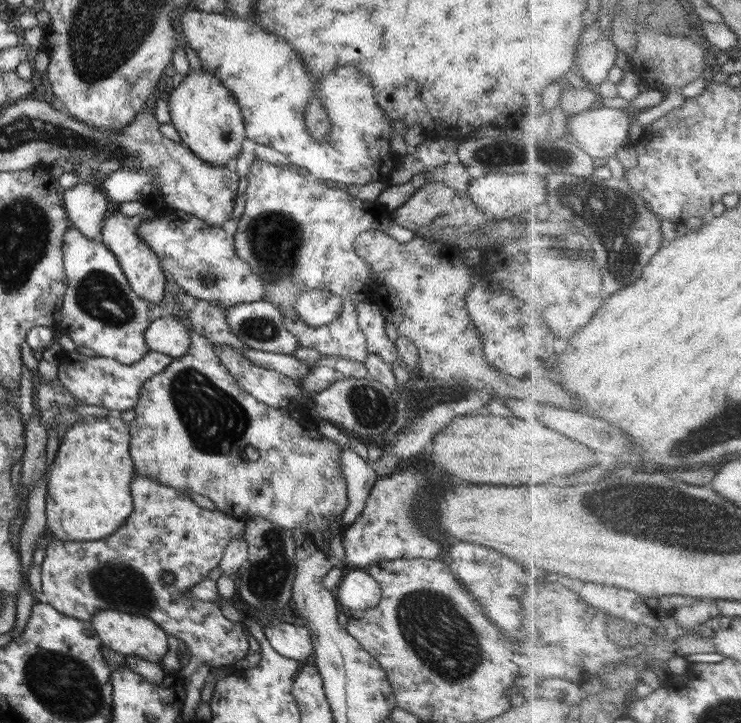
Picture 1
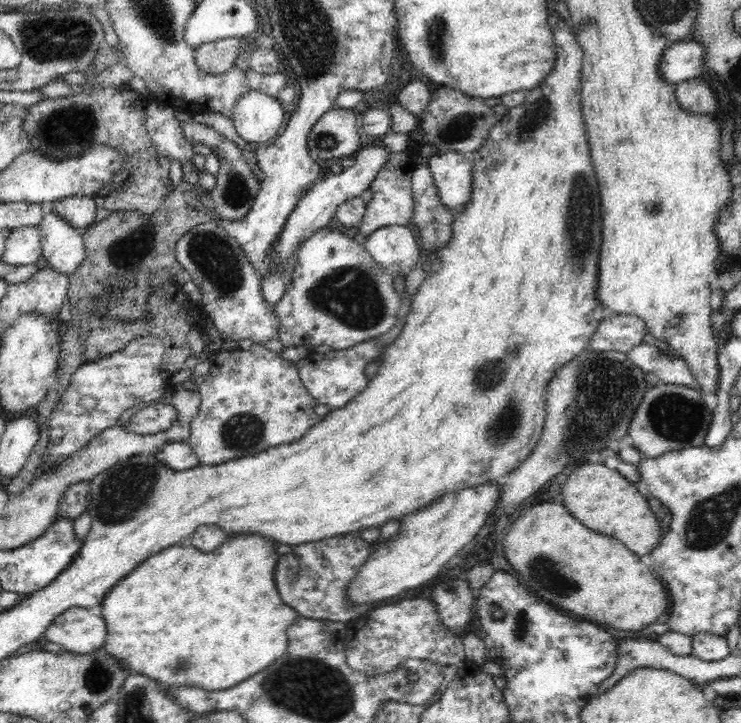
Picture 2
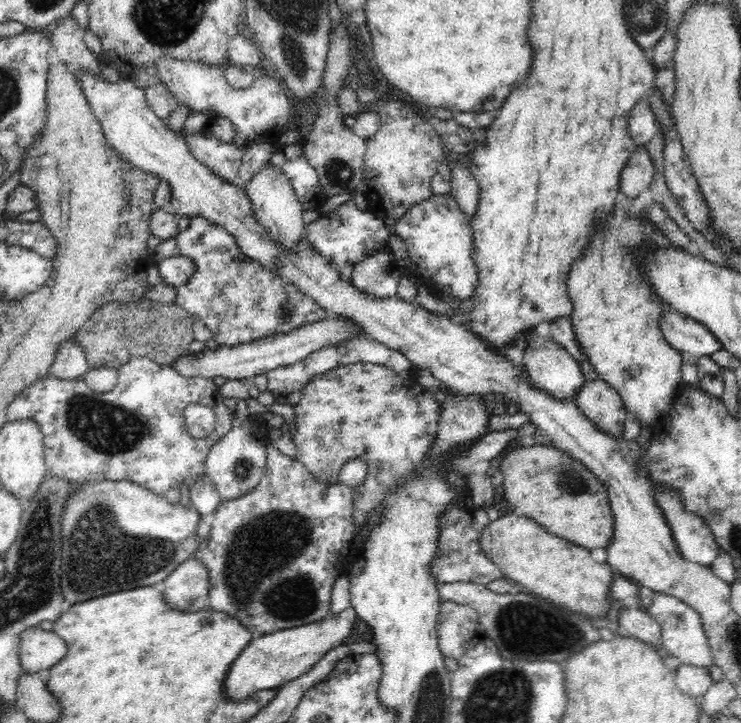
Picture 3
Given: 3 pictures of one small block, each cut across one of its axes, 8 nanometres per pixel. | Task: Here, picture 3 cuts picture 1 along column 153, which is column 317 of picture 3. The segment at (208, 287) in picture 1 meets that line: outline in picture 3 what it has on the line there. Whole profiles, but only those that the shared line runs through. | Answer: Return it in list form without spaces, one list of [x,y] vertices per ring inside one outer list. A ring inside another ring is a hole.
[[[350,198],[337,209],[321,214],[314,222],[306,225],[304,234],[312,249],[316,249],[326,260],[340,269],[346,263],[356,265],[373,252],[389,250],[388,238],[392,235],[392,230],[370,209],[360,210],[354,199]]]

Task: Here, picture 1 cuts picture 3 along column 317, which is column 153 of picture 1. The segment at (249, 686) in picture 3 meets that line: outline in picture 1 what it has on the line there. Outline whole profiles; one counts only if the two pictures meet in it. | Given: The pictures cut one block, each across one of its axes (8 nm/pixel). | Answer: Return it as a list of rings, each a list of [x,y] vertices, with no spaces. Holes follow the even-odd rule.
[[[108,608],[108,610],[96,612],[90,622],[103,646],[108,646],[110,650],[120,652],[124,656],[134,654],[134,656],[140,656],[140,658],[150,660],[150,662],[161,662],[162,656],[168,652],[169,636],[146,616],[128,614],[128,612]]]

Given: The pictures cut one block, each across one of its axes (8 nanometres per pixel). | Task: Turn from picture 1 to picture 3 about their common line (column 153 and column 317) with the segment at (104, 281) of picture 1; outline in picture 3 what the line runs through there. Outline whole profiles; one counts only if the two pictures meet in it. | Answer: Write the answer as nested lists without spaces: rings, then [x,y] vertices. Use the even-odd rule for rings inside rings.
[[[190,217],[189,226],[176,236],[180,255],[194,260],[194,276],[177,288],[176,305],[198,317],[220,345],[236,346],[274,334],[288,334],[326,318],[326,311],[292,283],[279,281],[260,262],[248,258],[234,237],[204,217]]]

